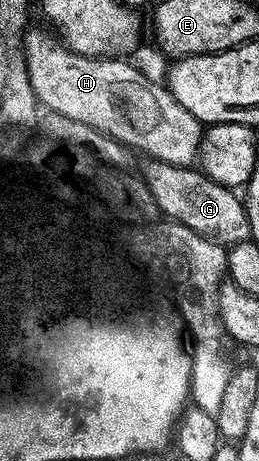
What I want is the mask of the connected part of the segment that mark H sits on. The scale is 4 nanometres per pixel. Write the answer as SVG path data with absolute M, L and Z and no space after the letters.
M32 26L23 33L21 39L30 86L41 105L56 106L58 115L73 117L81 127L92 129L95 133L107 134L129 147L142 148L155 161L186 167L191 167L197 161L203 138L203 123L178 104L163 83L154 82L123 57L89 58L71 51L56 36L55 38Z

